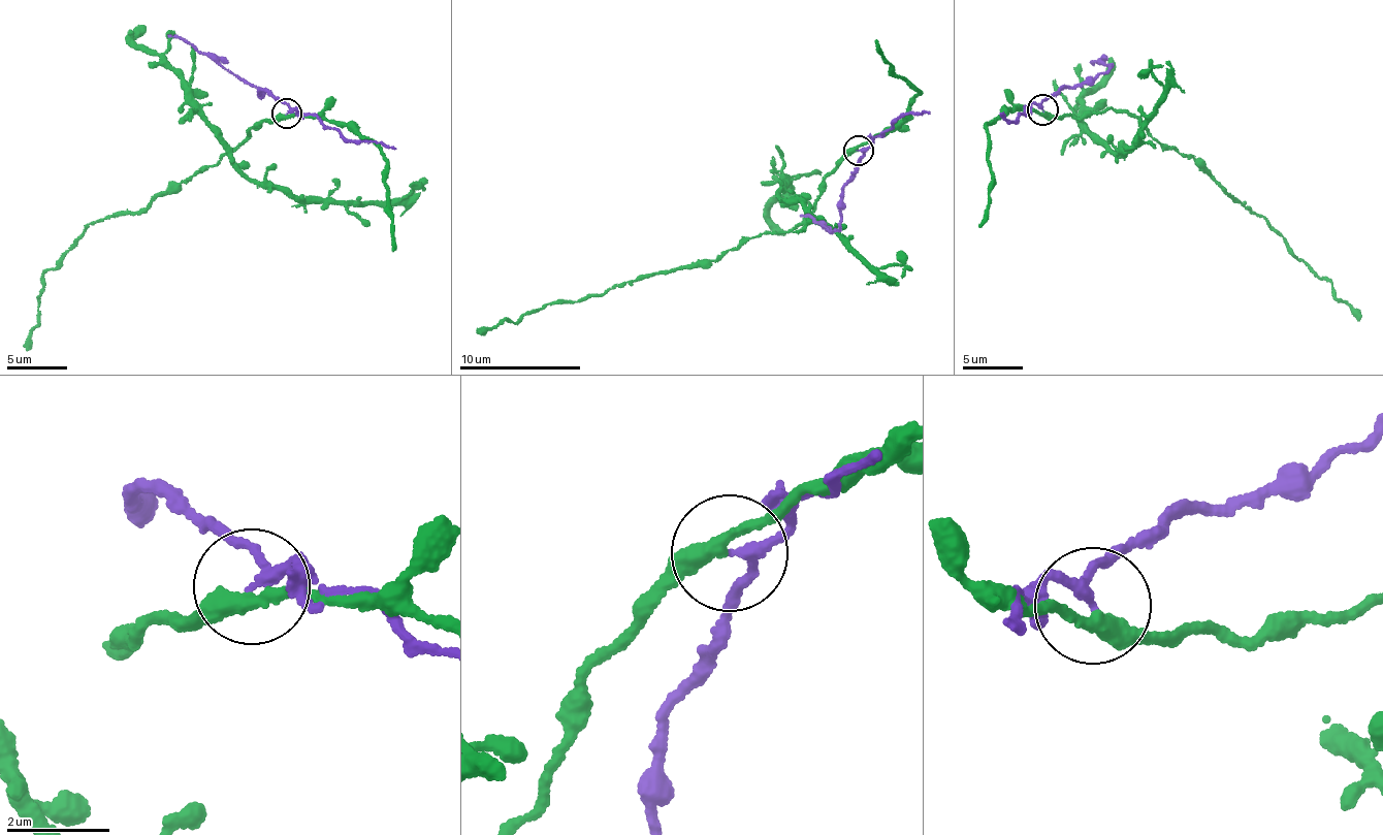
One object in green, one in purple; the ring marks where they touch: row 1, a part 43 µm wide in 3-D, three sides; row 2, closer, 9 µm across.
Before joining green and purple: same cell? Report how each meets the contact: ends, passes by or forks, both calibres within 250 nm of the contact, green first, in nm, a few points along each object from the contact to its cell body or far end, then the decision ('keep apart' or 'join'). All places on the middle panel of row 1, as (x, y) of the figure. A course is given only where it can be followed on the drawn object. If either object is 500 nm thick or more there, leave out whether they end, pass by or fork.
green passes by | purple passes by | 300/160 nm | green via (857, 150), (843, 154), (798, 227), (740, 242), (714, 260), (660, 271), (574, 303), (543, 306), (477, 333) | purple via (858, 151), (864, 153), (846, 182), (839, 228), (830, 230), (802, 214) | keep apart

